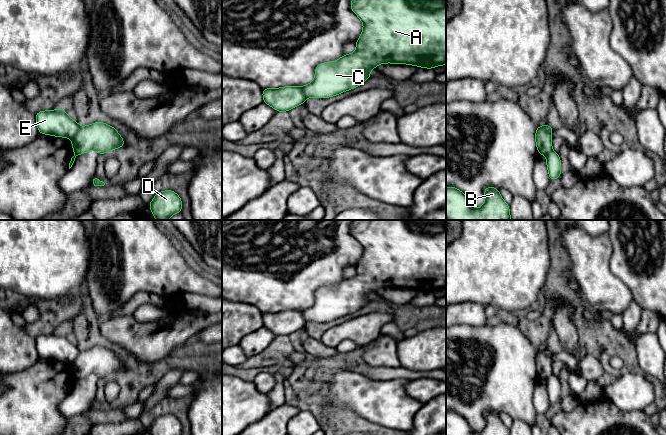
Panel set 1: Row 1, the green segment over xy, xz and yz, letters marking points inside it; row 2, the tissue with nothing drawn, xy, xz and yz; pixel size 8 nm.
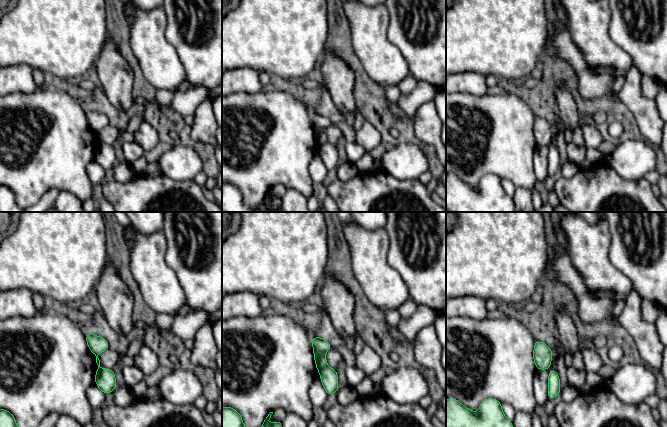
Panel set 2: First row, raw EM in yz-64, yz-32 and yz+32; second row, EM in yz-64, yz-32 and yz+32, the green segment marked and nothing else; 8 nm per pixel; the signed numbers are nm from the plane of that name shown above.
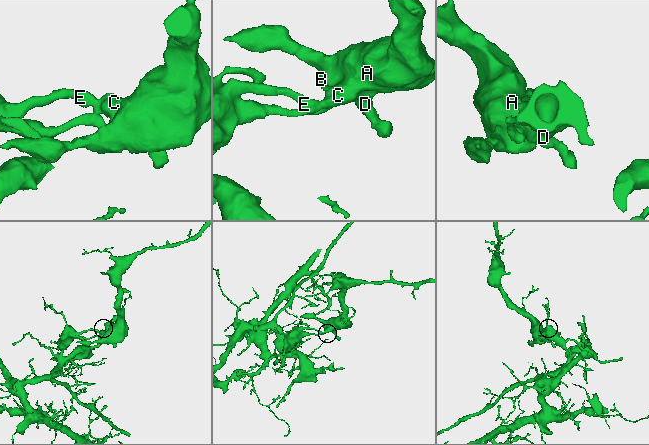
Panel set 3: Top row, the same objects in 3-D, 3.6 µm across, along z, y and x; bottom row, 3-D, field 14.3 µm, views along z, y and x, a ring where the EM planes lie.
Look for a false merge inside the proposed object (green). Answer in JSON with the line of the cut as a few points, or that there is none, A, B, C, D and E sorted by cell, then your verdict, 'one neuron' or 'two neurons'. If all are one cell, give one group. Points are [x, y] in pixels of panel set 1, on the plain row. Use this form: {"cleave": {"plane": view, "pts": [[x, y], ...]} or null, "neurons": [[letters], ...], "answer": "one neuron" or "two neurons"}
{"cleave": {"plane": "yz", "pts": [[536, 350], [542, 351], [551, 358]]}, "neurons": [["A", "B", "C", "D"], ["E"]], "answer": "two neurons"}

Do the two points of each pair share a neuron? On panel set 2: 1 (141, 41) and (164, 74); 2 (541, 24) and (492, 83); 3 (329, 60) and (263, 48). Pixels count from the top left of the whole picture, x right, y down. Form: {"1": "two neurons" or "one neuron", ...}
{"1": "one neuron", "2": "two neurons", "3": "two neurons"}

